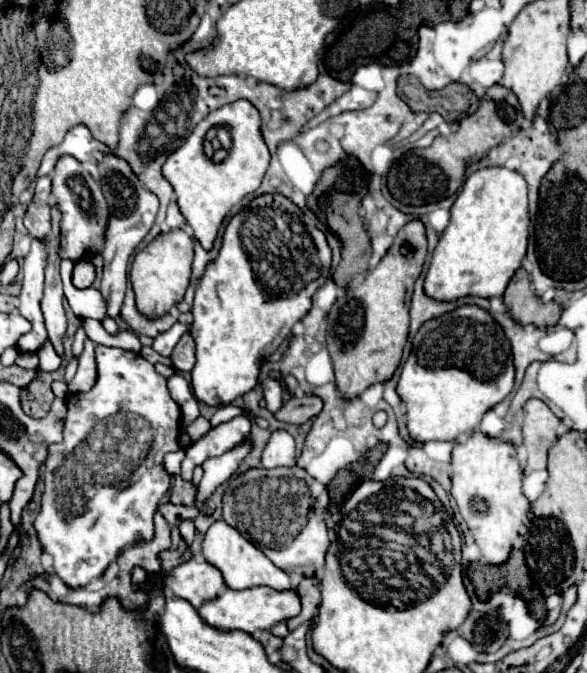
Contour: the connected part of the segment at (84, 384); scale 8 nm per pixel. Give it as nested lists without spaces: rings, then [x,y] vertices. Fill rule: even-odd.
[[[91,339],[85,341],[85,349],[79,357],[79,367],[77,373],[73,377],[73,381],[69,383],[69,391],[71,393],[81,393],[81,391],[89,391],[97,381],[97,365],[95,365],[95,343]]]

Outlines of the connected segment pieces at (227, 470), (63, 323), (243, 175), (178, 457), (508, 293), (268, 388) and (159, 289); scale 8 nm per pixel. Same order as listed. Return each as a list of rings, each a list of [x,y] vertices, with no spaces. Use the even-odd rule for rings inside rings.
[[[245,441],[241,443],[239,447],[227,451],[225,455],[219,455],[219,457],[211,457],[207,459],[201,467],[203,467],[203,479],[197,487],[197,497],[195,497],[195,503],[197,505],[203,505],[209,501],[209,497],[215,493],[215,489],[219,485],[223,485],[239,467],[239,463],[245,459],[245,455],[249,453],[251,449],[251,443]]]
[[[57,206],[51,208],[51,218],[53,221],[52,232],[47,239],[48,265],[45,269],[45,283],[43,301],[41,301],[41,309],[47,331],[49,331],[49,339],[55,347],[55,353],[59,357],[63,357],[63,337],[65,337],[65,329],[67,329],[67,317],[65,317],[65,309],[63,306],[64,293],[63,285],[59,273],[58,255],[60,245],[60,218],[61,214]]]
[[[239,99],[235,103],[223,105],[221,109],[213,111],[203,119],[195,131],[187,137],[183,147],[179,147],[175,153],[171,153],[163,165],[163,177],[171,183],[177,205],[185,221],[191,225],[195,239],[201,243],[205,251],[211,251],[213,241],[217,237],[217,231],[227,217],[227,213],[237,205],[243,197],[255,193],[261,185],[261,179],[269,167],[269,151],[261,137],[261,119],[259,111],[245,99]],[[211,127],[227,127],[231,135],[231,151],[225,161],[213,163],[203,153],[203,141]]]
[[[179,449],[179,451],[175,451],[175,453],[167,453],[167,455],[165,455],[163,465],[165,465],[165,469],[167,469],[167,473],[169,473],[169,475],[179,475],[183,455],[185,455],[185,451],[183,451],[183,449]]]
[[[525,269],[515,271],[505,289],[503,301],[507,305],[507,313],[519,325],[555,327],[561,315],[561,307],[555,301],[543,303],[539,297],[535,297]]]
[[[267,379],[261,383],[263,387],[263,393],[265,393],[265,403],[267,403],[267,411],[275,413],[279,407],[281,407],[281,383],[275,381],[275,379]]]
[[[177,229],[157,235],[143,251],[139,251],[131,265],[131,285],[135,291],[135,305],[149,319],[169,313],[169,309],[183,301],[183,295],[191,279],[191,261],[193,261],[193,241],[191,237]]]

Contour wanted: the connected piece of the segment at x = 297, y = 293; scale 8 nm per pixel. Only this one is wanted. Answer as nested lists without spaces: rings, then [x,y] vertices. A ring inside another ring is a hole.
[[[261,195],[257,199],[253,199],[243,211],[239,211],[227,225],[225,229],[225,235],[223,235],[223,245],[221,245],[221,251],[219,251],[219,257],[209,263],[205,275],[199,279],[199,285],[197,285],[197,291],[195,291],[195,303],[193,303],[193,325],[191,325],[191,337],[195,339],[197,343],[197,363],[195,363],[195,369],[191,371],[193,375],[193,393],[197,397],[197,401],[203,401],[211,407],[223,407],[223,405],[229,405],[233,403],[237,397],[249,393],[251,389],[255,389],[259,385],[259,371],[261,371],[261,365],[265,363],[265,359],[269,355],[273,355],[281,343],[291,335],[291,327],[311,309],[311,297],[313,293],[329,279],[329,267],[331,267],[331,249],[325,241],[325,235],[321,231],[307,231],[303,221],[301,221],[301,209],[291,203],[289,199],[285,199],[283,195]]]

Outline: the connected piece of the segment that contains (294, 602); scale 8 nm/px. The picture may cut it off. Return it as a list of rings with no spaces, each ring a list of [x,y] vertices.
[[[251,587],[245,591],[227,589],[217,599],[203,603],[199,609],[199,615],[207,625],[219,631],[227,633],[227,631],[239,629],[251,635],[257,629],[271,629],[273,625],[299,615],[299,611],[301,611],[301,603],[295,591],[275,591],[271,587]]]

